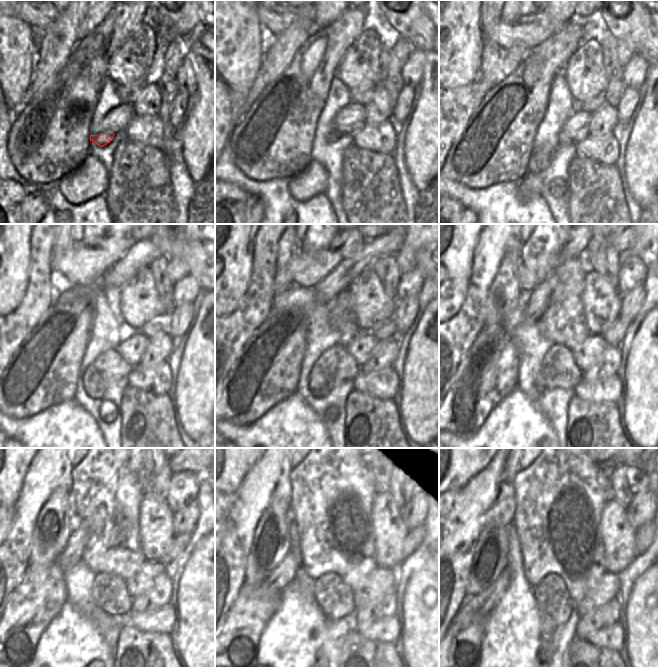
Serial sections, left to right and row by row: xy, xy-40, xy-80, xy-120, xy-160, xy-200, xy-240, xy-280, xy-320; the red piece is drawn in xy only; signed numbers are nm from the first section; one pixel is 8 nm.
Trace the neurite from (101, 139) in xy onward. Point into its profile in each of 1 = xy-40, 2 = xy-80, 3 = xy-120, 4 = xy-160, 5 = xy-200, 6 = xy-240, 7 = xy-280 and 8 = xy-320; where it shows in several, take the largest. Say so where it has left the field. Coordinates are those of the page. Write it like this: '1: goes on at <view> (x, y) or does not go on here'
1: goes on at xy-40 (334, 136)
2: goes on at xy-80 (564, 139)
3: goes on at xy-120 (109, 366)
4: goes on at xy-160 (335, 366)
5: goes on at xy-200 (558, 370)
6: goes on at xy-240 (109, 592)
7: goes on at xy-280 (334, 598)
8: goes on at xy-320 (552, 598)

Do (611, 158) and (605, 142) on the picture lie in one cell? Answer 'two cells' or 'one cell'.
one cell

